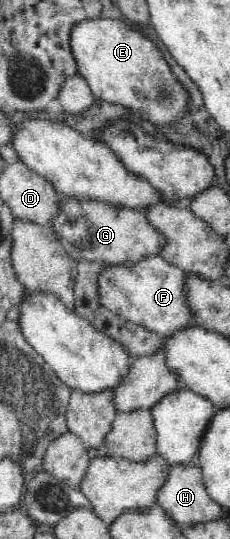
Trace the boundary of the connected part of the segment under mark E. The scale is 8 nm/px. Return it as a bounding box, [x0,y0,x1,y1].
[71,19,188,126]

